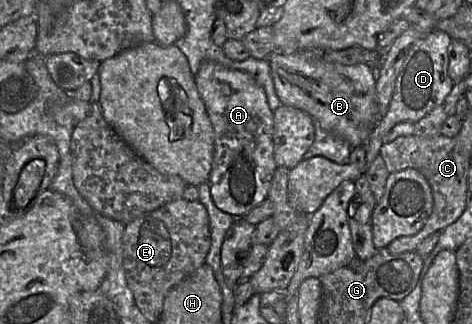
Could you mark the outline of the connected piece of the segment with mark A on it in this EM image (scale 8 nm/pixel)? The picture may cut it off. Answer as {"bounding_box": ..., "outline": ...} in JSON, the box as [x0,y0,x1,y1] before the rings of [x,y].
{"bounding_box":[194,61,277,218],"outline":[[[203,61],[194,75],[214,132],[209,186],[217,208],[234,218],[244,217],[268,196],[277,167],[274,160],[273,112],[265,91],[247,72]]]}

